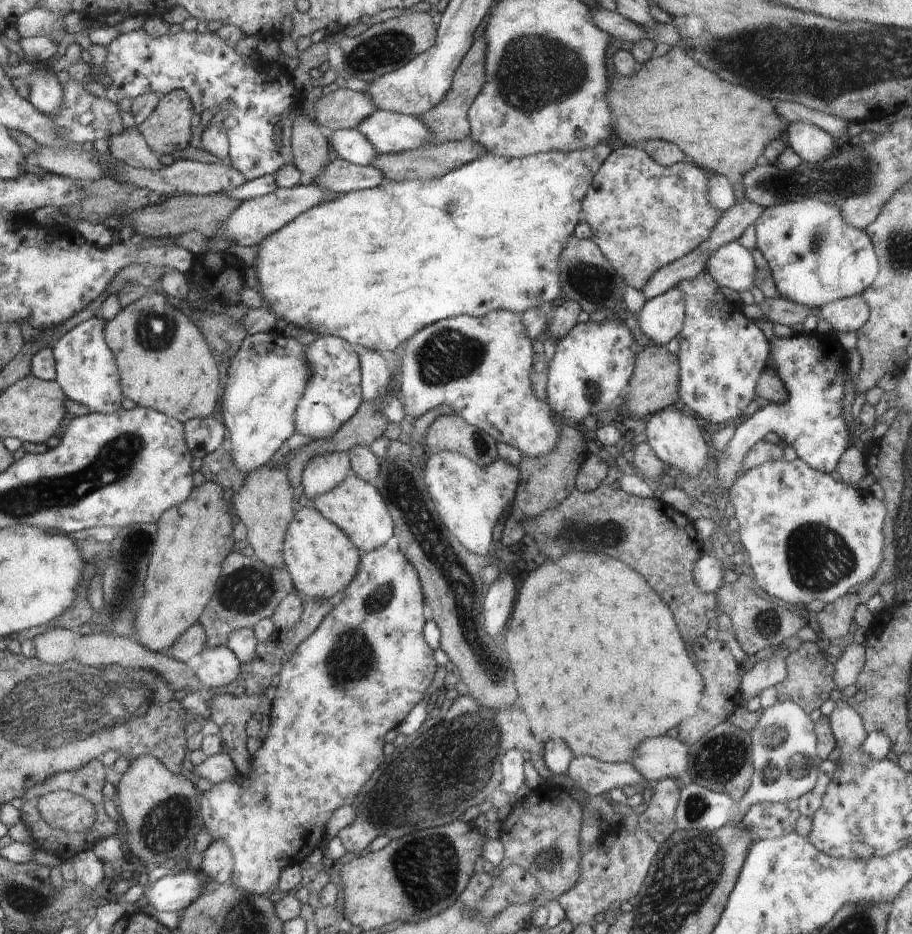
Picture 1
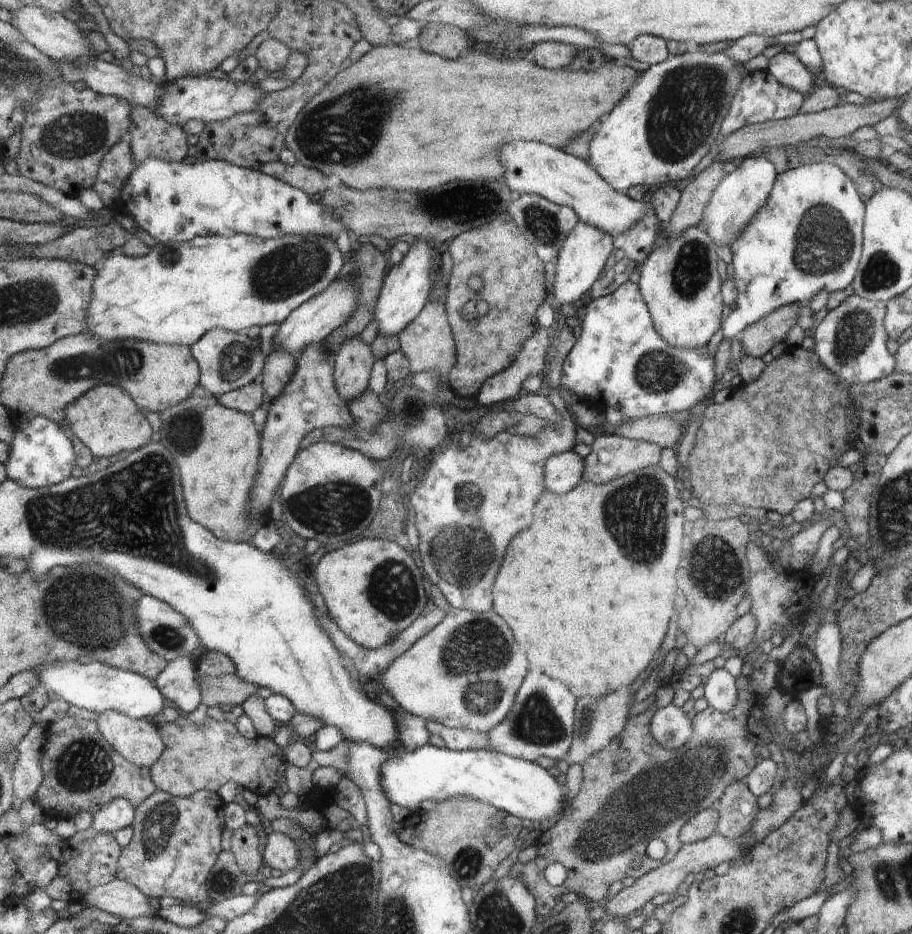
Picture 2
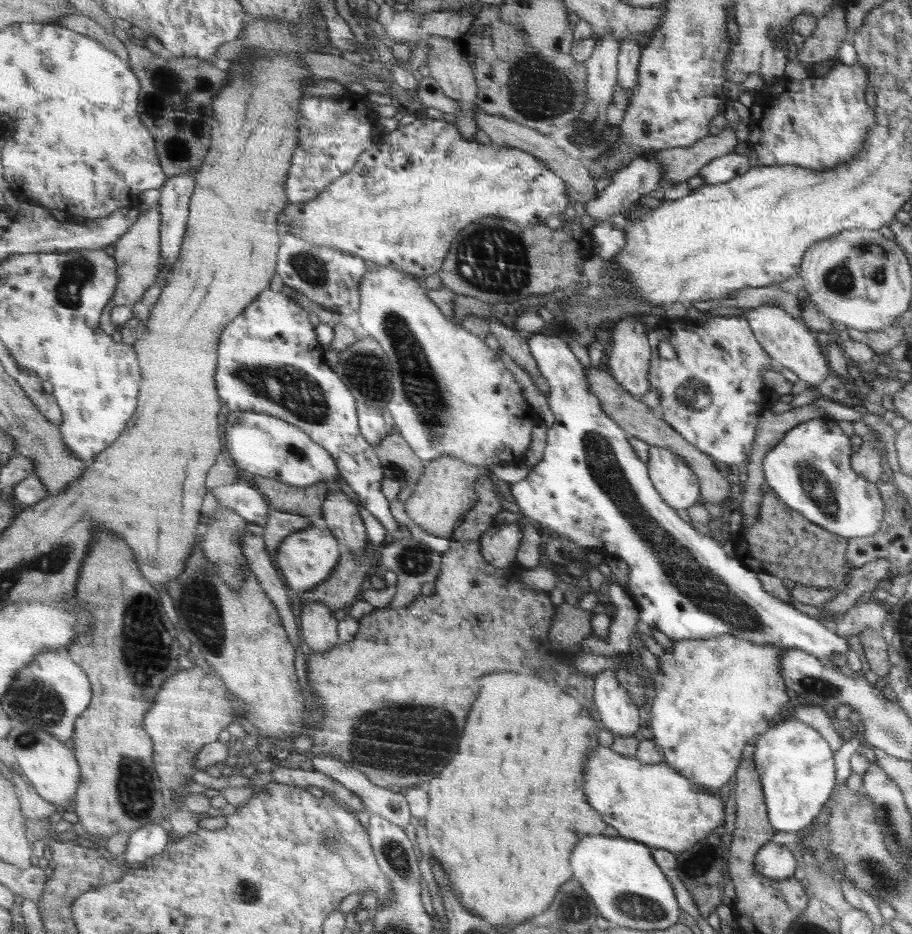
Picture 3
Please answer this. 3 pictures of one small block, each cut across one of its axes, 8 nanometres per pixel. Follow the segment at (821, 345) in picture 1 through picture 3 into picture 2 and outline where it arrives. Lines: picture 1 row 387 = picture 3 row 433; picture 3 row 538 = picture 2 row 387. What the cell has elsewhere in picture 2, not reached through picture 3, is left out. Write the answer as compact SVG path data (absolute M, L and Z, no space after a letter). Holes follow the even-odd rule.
M853 293L838 307L828 311L811 332L818 358L847 386L847 393L852 388L864 388L893 373L894 356L886 350L889 333L882 324L887 310L886 302L860 298Z

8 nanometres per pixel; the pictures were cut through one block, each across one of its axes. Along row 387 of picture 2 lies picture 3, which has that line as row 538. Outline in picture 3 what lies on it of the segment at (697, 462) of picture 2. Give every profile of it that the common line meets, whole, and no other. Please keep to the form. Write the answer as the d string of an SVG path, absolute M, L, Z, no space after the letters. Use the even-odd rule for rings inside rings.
M765 488L760 502L759 520L750 528L744 529L730 544L738 560L754 572L789 578L797 585L818 589L840 588L844 572L848 570L846 559L849 539L827 532L820 525L796 512L772 490Z

